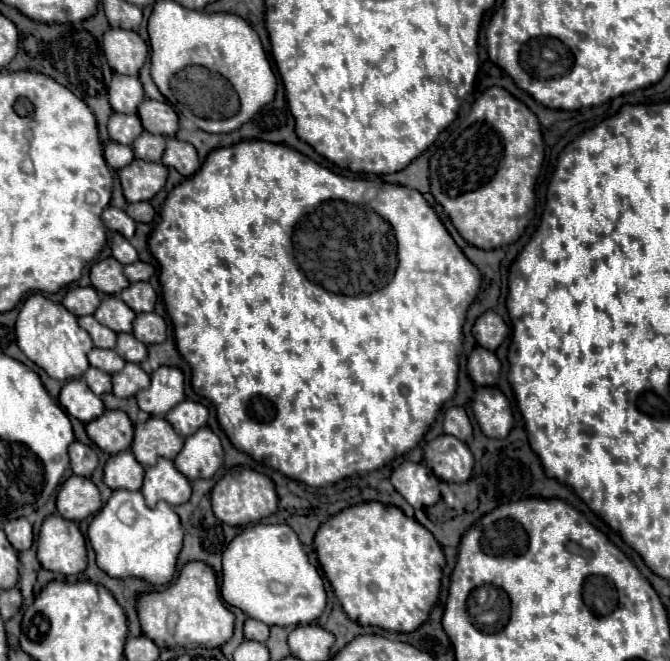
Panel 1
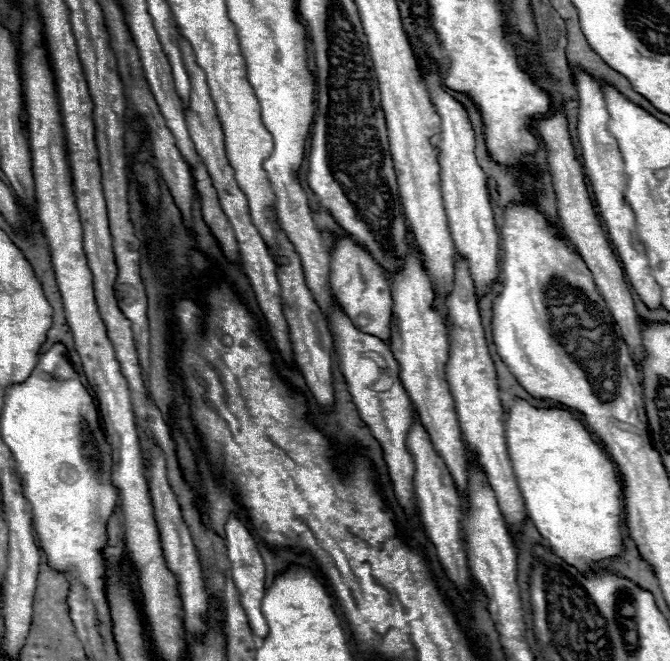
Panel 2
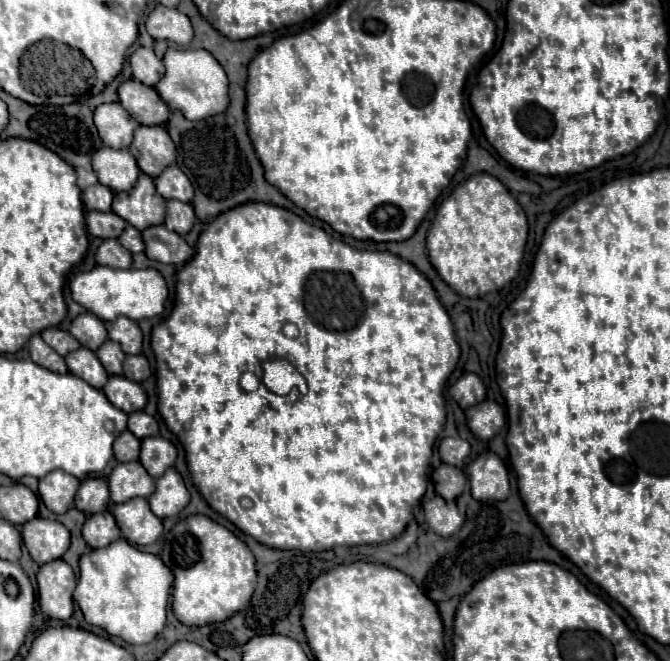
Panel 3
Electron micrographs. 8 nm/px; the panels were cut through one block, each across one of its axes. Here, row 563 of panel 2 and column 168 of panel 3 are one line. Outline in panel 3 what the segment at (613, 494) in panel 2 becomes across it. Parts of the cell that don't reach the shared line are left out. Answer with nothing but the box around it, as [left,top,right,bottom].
[74,538,174,644]

